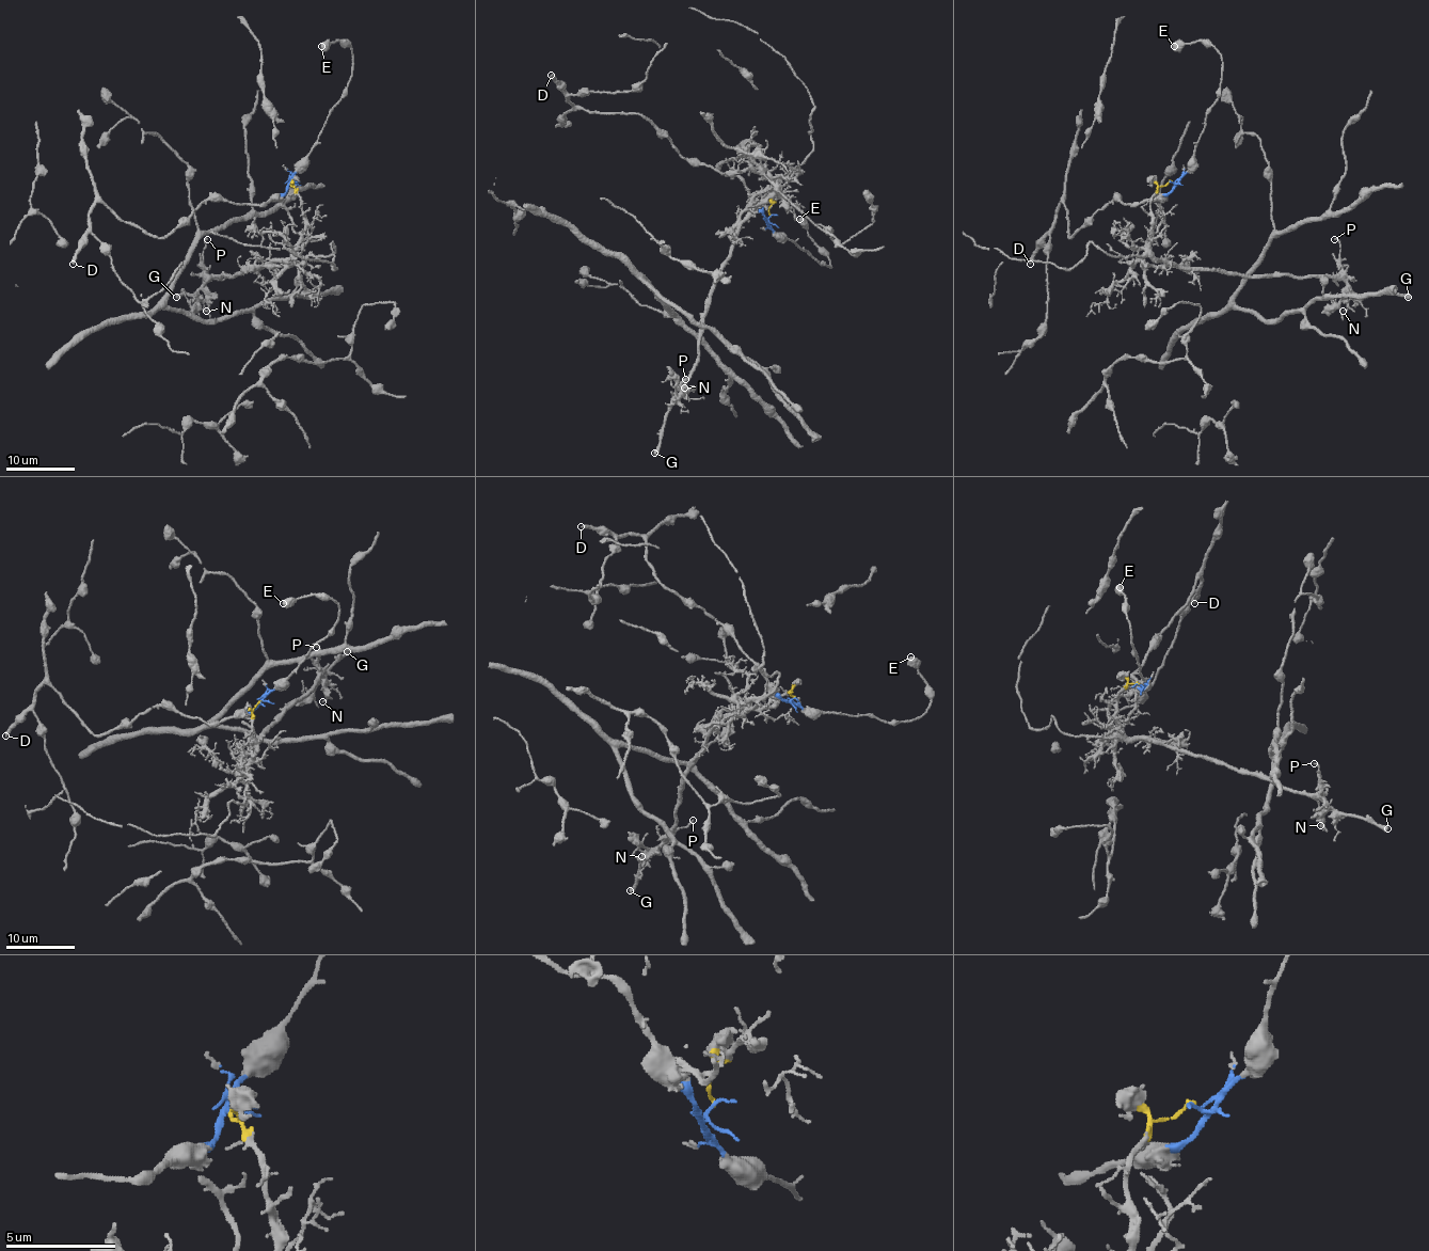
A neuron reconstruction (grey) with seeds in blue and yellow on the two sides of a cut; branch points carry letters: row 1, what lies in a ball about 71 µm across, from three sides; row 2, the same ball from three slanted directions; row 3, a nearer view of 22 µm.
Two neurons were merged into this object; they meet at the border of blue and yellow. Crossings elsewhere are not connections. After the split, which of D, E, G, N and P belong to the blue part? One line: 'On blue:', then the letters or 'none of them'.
On blue: D, E

